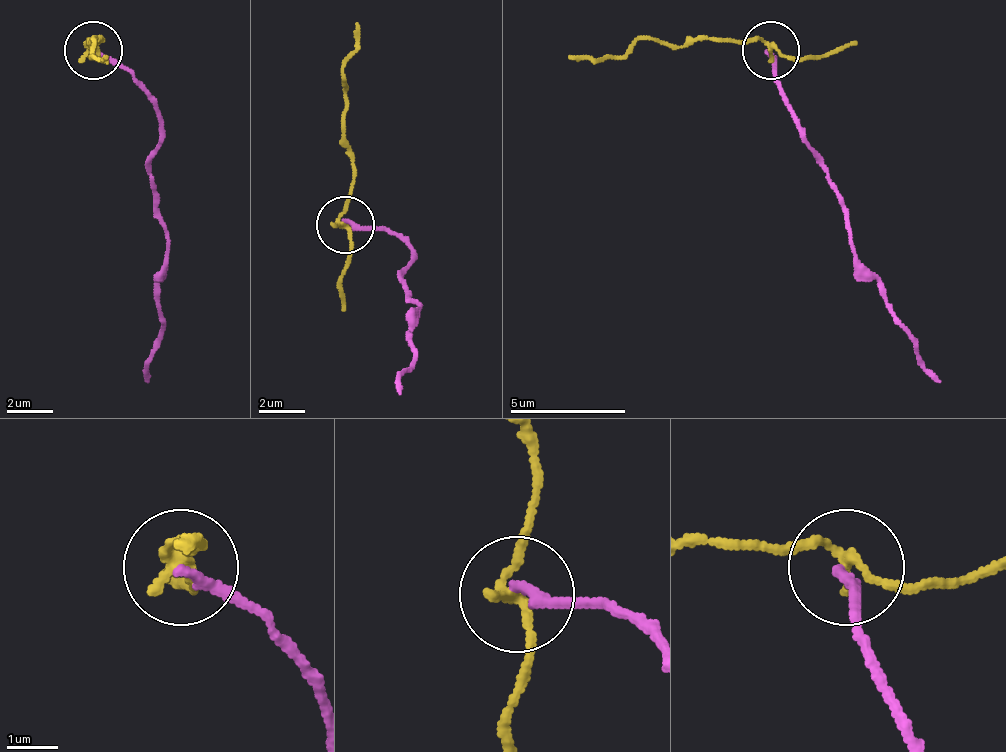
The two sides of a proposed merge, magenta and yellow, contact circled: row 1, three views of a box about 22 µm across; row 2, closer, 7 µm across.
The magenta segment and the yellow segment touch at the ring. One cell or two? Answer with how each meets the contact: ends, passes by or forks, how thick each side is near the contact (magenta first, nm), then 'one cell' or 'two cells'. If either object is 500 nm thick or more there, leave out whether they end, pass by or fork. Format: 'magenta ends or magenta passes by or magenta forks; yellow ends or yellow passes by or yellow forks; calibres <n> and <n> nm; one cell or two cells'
magenta ends; yellow passes by; calibres 200 and 190 nm; two cells

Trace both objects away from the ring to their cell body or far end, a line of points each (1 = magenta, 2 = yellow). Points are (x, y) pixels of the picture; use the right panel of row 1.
1: (769, 48), (775, 77), (838, 198), (855, 262), (942, 383)
2: (769, 48), (734, 37), (642, 37), (619, 60), (567, 54)

